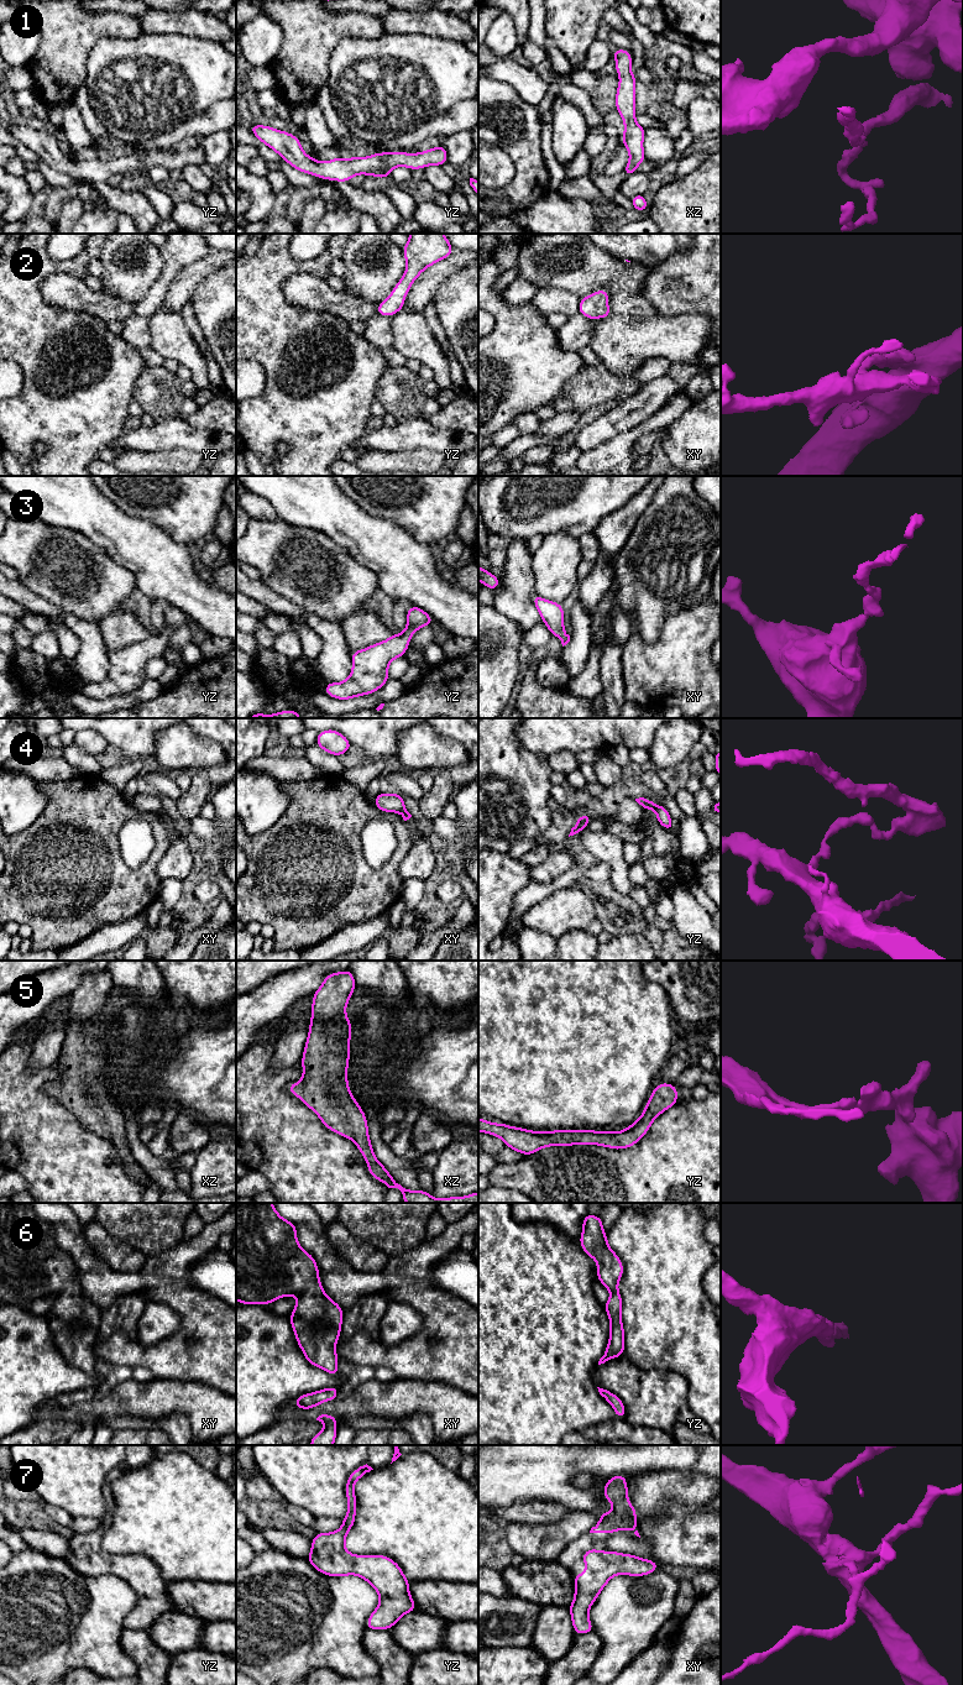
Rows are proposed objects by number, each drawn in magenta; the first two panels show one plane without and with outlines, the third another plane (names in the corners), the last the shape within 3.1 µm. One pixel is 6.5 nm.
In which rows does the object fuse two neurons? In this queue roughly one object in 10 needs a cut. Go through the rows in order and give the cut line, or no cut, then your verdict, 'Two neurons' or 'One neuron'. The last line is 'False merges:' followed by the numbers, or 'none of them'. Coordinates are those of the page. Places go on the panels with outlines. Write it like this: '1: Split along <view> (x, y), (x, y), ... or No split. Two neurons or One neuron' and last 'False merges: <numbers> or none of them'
1: No split. One neuron
2: No split. One neuron
3: No split. One neuron
4: Split along yz (659, 806), (655, 810). Two neurons
5: No split. One neuron
6: No split. One neuron
7: No split. One neuron
False merges: 4

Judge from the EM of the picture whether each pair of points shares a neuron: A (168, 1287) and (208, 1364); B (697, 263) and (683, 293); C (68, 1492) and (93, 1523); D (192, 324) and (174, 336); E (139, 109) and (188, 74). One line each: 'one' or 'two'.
A: one
B: one
C: two
D: two
E: one

